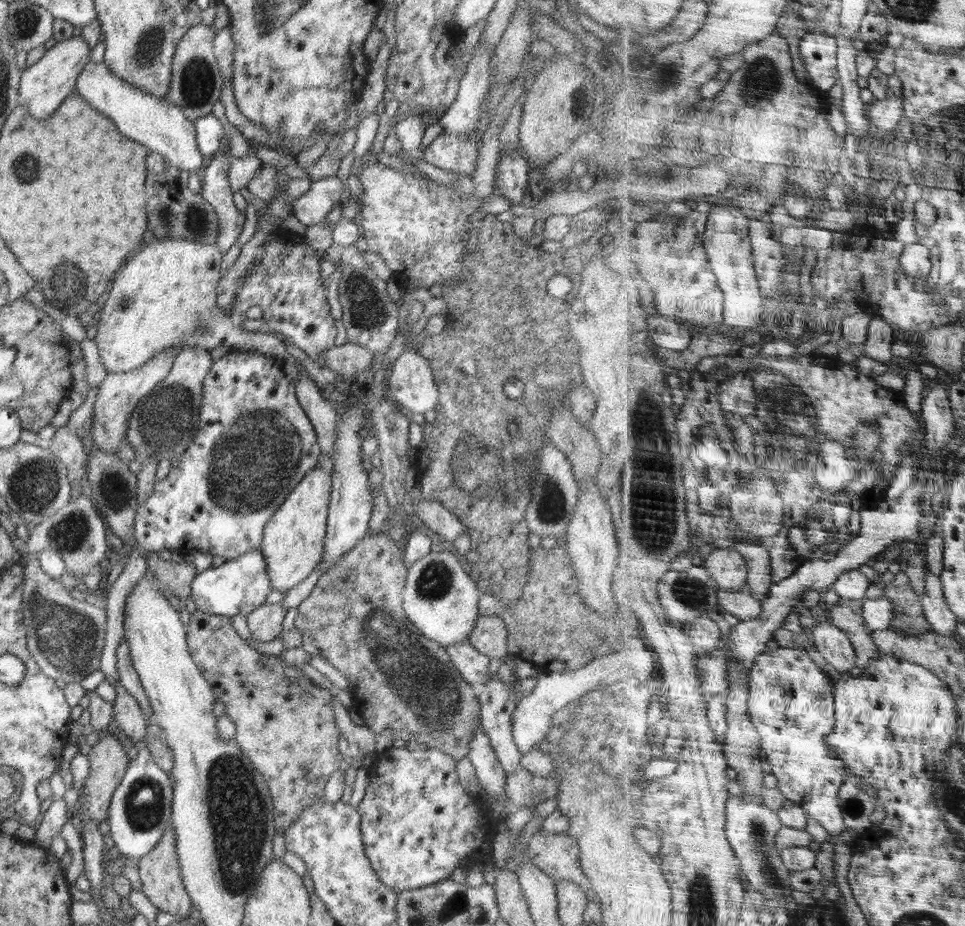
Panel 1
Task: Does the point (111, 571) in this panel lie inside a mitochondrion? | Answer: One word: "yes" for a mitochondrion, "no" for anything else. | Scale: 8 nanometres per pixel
no

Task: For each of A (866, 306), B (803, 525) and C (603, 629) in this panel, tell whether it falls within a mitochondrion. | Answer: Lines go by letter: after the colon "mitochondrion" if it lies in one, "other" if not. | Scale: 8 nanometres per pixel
A: other
B: other
C: other

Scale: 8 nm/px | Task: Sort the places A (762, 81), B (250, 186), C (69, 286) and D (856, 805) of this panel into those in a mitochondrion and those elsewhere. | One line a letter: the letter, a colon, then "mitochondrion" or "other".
A: mitochondrion
B: other
C: mitochondrion
D: mitochondrion

